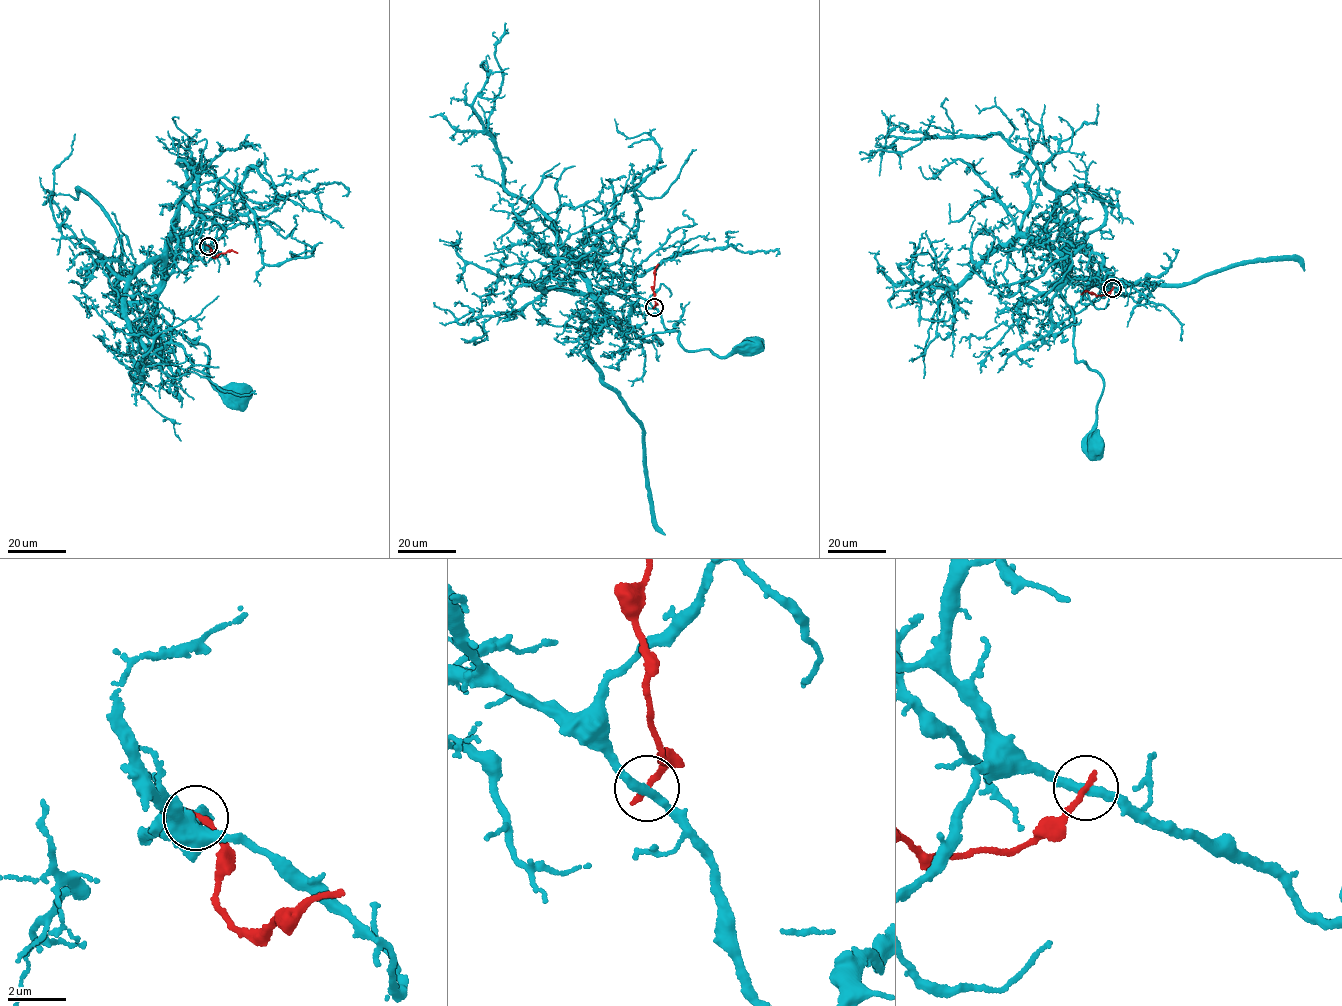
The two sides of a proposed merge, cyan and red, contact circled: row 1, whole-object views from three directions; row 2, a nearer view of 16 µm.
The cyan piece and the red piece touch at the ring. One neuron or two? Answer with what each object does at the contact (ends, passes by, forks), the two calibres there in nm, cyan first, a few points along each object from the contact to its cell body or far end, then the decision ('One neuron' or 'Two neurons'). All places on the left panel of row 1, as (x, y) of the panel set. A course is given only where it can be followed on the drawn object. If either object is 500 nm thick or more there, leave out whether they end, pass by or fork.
At the ring cyan passes by. At the ring red ends. Thickness 320 nm (cyan) against 240 nm. Course of cyan: (208, 246), (197, 233), (171, 239), (155, 311), (198, 338), (190, 345), (208, 349), (208, 380), (240, 397). Course of red: (208, 246), (213, 258), (228, 251), (237, 252). Two neurons

